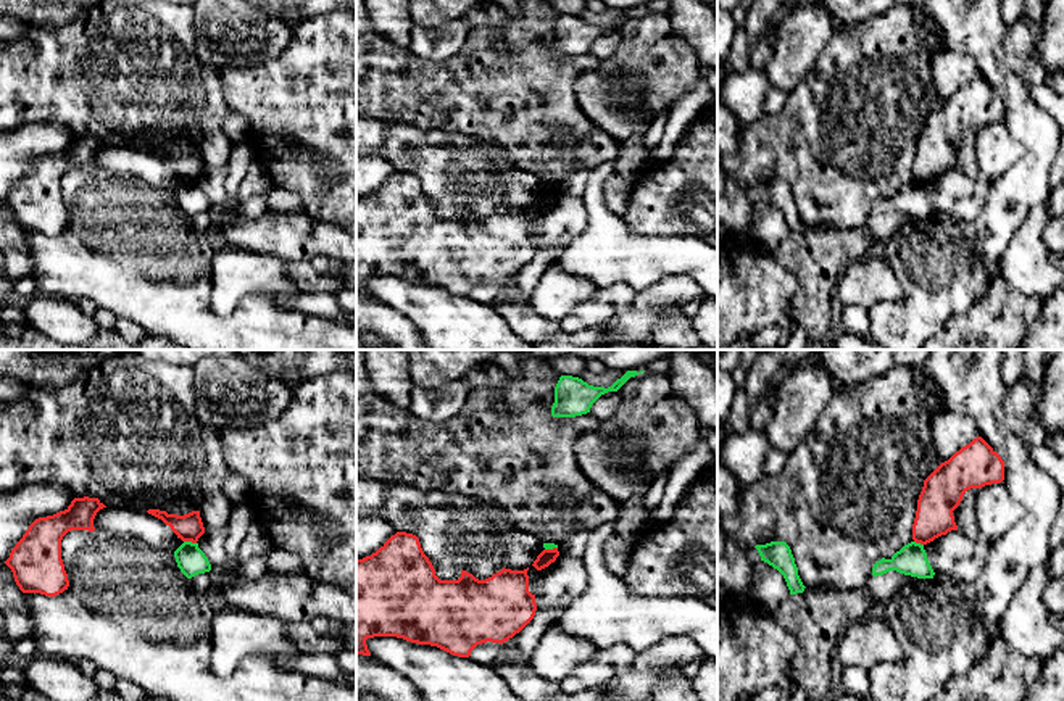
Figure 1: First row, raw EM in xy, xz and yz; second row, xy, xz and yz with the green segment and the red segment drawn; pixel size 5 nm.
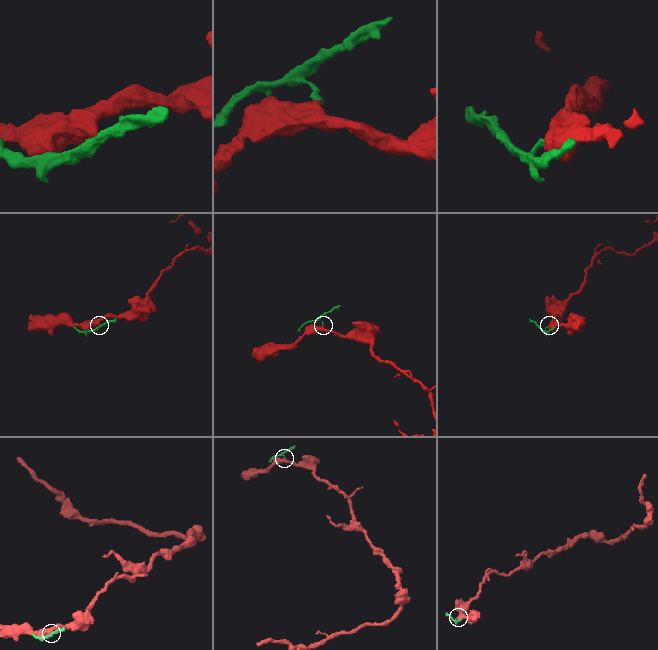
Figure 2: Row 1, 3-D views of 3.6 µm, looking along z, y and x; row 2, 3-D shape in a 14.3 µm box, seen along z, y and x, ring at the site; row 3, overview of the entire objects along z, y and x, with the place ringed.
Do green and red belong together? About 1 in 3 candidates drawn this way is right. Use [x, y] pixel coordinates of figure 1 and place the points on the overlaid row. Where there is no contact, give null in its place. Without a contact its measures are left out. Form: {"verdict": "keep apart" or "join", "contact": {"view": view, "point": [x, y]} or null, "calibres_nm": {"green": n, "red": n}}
{"verdict": "keep apart", "contact": {"view": "xy", "point": [191, 542]}, "calibres_nm": {"green": 150, "red": 140}}

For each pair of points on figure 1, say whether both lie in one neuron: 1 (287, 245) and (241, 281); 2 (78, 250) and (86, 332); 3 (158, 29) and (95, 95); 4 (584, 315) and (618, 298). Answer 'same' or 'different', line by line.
1: different
2: different
3: same
4: same

